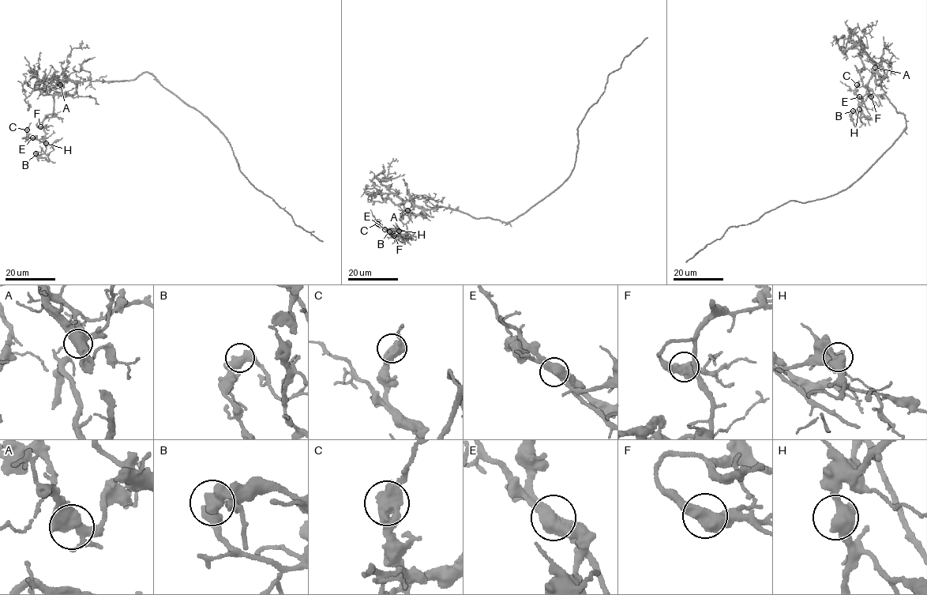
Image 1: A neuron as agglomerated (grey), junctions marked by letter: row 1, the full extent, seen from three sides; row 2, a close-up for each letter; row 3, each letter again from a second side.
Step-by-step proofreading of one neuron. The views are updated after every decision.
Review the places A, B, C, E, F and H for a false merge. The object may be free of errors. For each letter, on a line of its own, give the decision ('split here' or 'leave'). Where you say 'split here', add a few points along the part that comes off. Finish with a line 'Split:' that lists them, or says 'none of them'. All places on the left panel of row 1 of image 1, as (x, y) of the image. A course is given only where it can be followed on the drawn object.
A: leave
B: leave
C: leave
E: split here; foreign part runs (32, 137), (47, 143)
F: leave
H: leave
Split: E

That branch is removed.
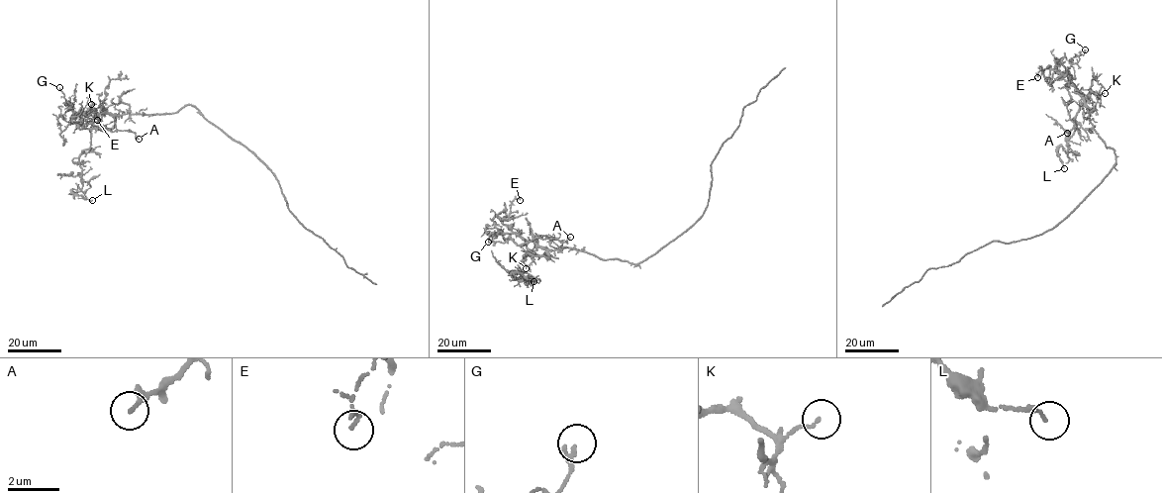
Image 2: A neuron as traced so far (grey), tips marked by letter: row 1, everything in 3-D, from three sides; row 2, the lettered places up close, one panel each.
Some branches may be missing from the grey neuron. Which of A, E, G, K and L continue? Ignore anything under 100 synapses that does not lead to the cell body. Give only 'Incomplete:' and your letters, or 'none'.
Incomplete: none

